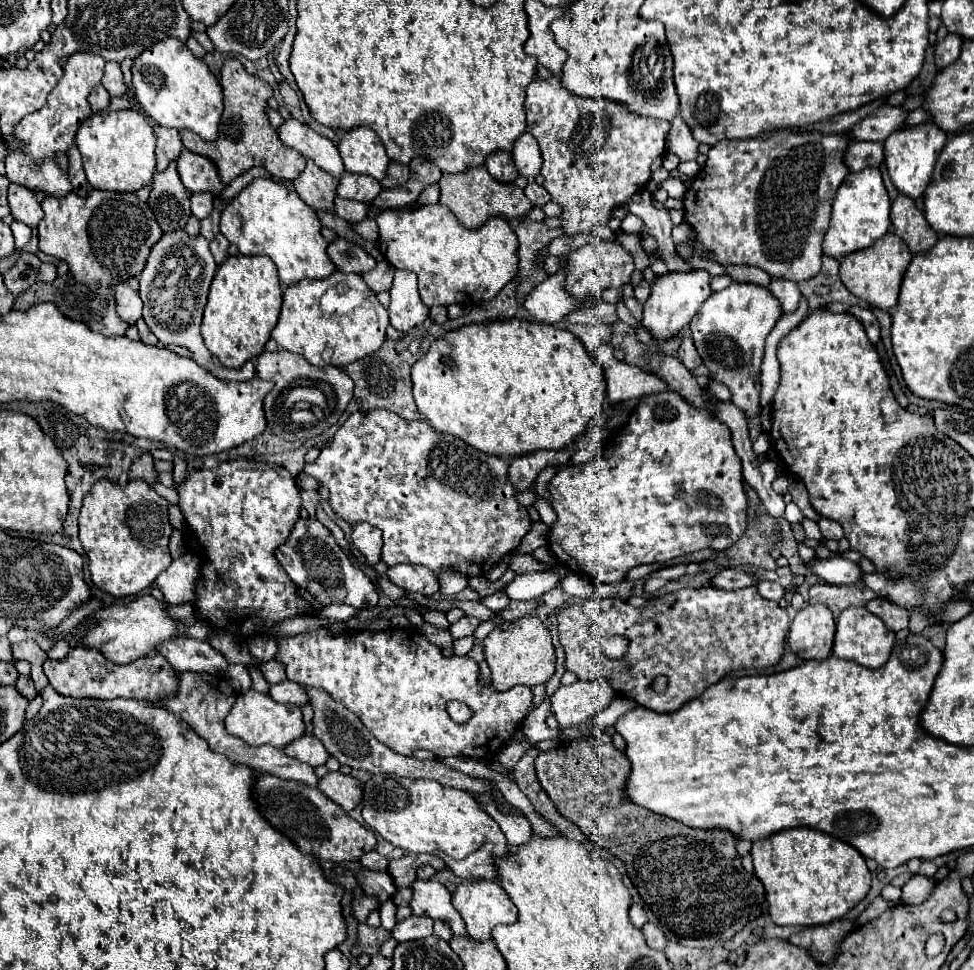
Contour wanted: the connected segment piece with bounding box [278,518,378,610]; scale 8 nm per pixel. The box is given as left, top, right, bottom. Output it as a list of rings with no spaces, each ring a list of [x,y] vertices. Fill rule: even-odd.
[[[298,520],[292,528],[288,540],[278,548],[278,562],[284,566],[288,576],[298,588],[308,590],[320,606],[328,606],[332,602],[348,604],[356,610],[372,610],[378,604],[378,590],[374,582],[364,574],[362,568],[354,566],[352,556],[348,556],[332,536],[332,532],[318,520]]]

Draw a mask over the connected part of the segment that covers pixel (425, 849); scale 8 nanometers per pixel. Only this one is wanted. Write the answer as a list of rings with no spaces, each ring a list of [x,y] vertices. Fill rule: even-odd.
[[[374,774],[364,784],[362,816],[384,840],[410,854],[434,854],[460,878],[492,880],[492,856],[508,852],[498,822],[474,800],[472,794],[440,786],[434,780],[412,780],[390,774]]]

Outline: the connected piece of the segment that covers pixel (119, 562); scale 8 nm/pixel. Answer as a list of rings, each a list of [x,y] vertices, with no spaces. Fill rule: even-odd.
[[[98,480],[90,488],[90,494],[82,502],[78,524],[80,542],[90,560],[92,582],[100,590],[116,598],[134,596],[152,586],[158,574],[170,566],[168,542],[174,528],[168,520],[168,506],[168,500],[156,494],[146,480],[130,480],[126,486]]]

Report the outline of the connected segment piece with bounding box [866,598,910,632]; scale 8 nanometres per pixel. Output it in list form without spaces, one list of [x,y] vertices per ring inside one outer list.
[[[874,598],[874,600],[866,602],[866,610],[876,614],[894,632],[898,632],[902,628],[908,628],[910,614],[906,610],[902,610],[900,606],[896,606],[896,604],[890,604],[884,598]]]

